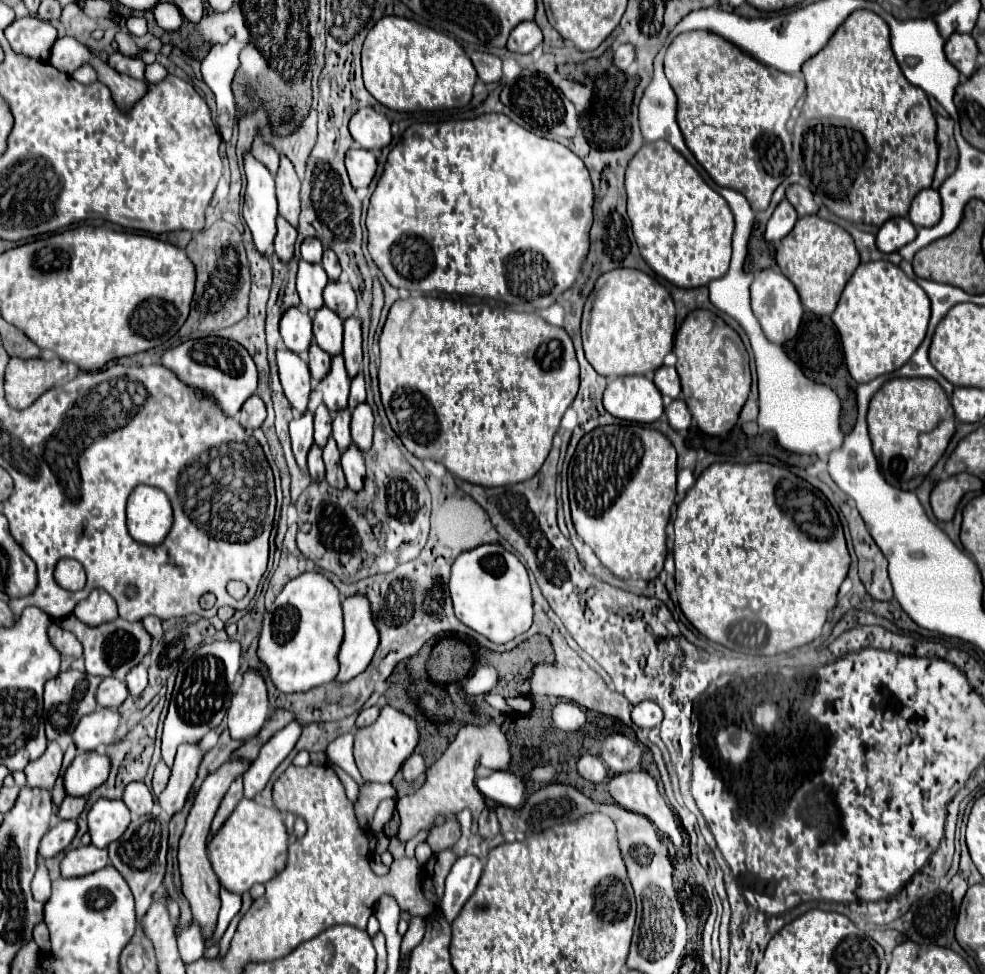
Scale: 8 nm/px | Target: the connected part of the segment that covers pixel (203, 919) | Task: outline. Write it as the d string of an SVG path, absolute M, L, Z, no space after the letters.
M235 758L235 760L229 760L229 762L221 764L221 768L217 768L213 774L209 774L205 778L203 786L199 788L199 792L195 796L193 808L191 808L191 812L187 816L185 832L183 832L181 840L179 840L179 870L181 870L181 880L183 880L183 894L185 894L185 898L191 904L193 918L201 924L203 934L207 938L211 938L211 934L215 930L217 912L219 912L219 906L221 906L221 900L219 900L219 880L213 874L213 868L211 868L211 862L209 862L209 856L207 856L209 828L211 828L211 820L213 820L215 812L217 812L217 806L221 804L221 798L225 796L225 790L229 790L233 778L243 776L249 770L249 766L251 766L249 760Z

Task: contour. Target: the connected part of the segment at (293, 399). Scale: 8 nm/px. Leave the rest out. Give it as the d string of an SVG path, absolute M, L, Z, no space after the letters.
M287 348L277 350L277 366L281 374L281 386L287 400L297 414L305 414L311 396L311 374L303 358Z

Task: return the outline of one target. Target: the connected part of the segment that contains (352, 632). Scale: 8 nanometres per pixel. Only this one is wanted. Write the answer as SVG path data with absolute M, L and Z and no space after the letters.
M351 596L343 602L345 634L339 650L339 674L335 682L349 682L361 674L379 644L377 628L369 614L369 602L365 596Z

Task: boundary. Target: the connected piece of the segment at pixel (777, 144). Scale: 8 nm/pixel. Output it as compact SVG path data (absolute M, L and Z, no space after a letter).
M711 32L679 34L667 48L665 76L677 96L677 124L697 162L719 186L741 192L751 204L753 212L767 210L775 188L787 176L787 154L791 152L787 120L793 106L805 92L803 78L767 68Z

